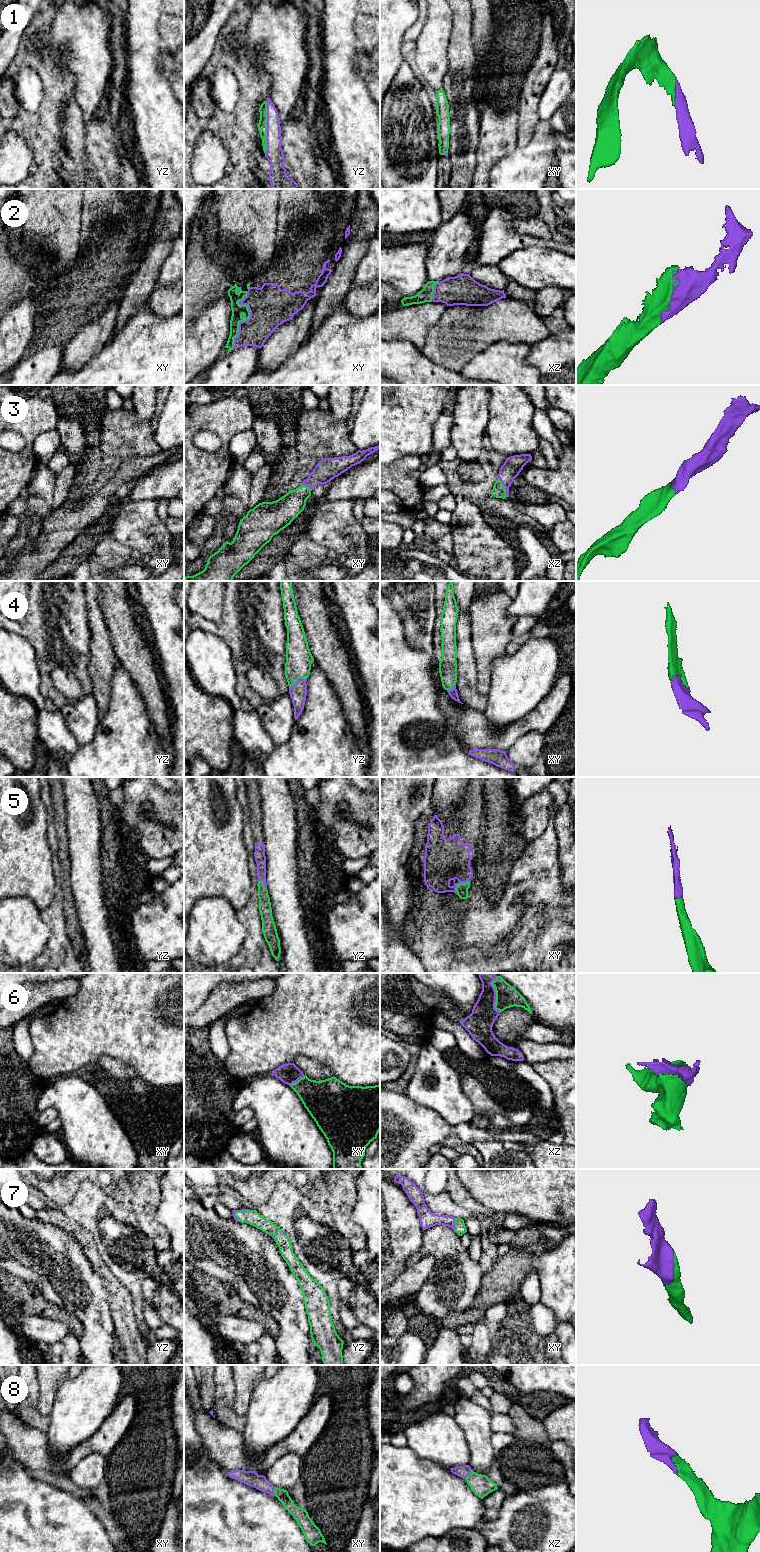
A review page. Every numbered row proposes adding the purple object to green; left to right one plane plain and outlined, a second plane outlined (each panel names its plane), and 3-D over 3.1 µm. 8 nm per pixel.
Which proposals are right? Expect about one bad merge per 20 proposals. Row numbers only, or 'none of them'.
1, 2, 3, 4, 5, 6, 7, 8

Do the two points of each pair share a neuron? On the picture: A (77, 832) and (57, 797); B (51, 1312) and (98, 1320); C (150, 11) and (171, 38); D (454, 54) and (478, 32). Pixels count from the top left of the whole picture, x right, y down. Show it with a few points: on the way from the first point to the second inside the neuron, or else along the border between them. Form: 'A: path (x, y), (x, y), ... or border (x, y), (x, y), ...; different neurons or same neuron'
A: border (62, 788), (67, 834); different neurons
B: border (55, 1303), (75, 1317), (81, 1324), (82, 1334); different neurons
C: border (166, 12), (161, 15), (158, 24), (159, 45); different neurons
D: border (472, 14), (472, 42), (477, 61); different neurons

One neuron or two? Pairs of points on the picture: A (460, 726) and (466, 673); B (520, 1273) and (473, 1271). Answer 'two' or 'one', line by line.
A: two
B: two

